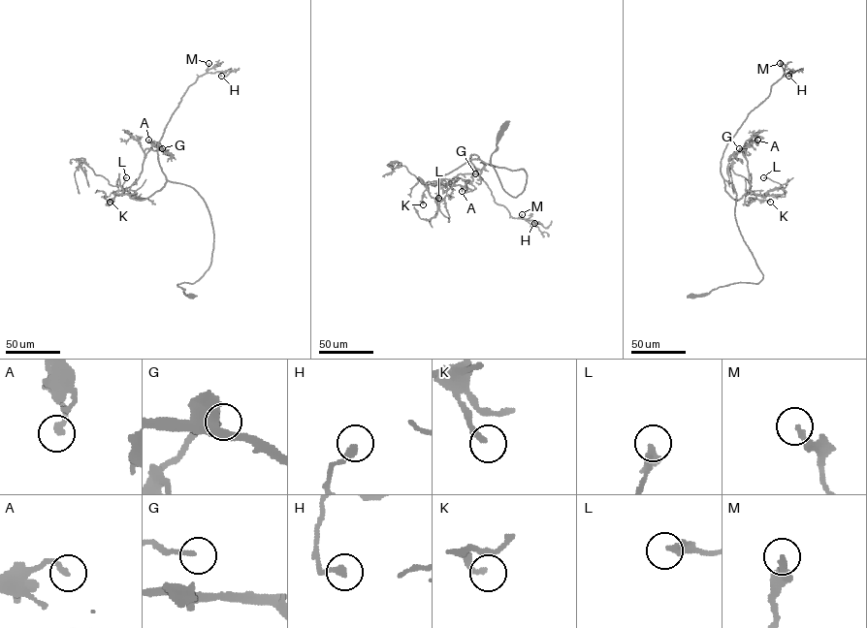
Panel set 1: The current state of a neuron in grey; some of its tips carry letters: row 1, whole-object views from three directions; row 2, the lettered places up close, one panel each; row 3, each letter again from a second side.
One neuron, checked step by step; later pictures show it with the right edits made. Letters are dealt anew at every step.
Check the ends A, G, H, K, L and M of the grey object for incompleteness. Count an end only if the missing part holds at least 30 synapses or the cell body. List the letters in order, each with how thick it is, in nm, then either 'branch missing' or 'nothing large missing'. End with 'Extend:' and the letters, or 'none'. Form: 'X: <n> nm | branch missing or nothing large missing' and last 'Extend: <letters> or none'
A: 240 nm | nothing large missing
G: 170 nm | nothing large missing
H: 280 nm | nothing large missing
K: 200 nm | nothing large missing
L: 360 nm | nothing large missing
M: 240 nm | nothing large missing
Extend: none

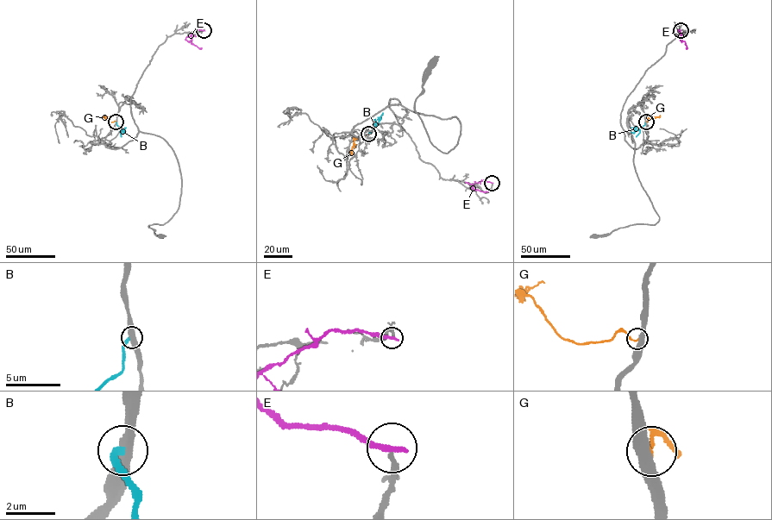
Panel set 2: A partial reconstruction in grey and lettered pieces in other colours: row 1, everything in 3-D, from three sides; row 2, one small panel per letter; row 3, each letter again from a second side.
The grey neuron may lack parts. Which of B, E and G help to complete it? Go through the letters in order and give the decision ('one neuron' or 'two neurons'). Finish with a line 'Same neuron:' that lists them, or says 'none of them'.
B: two neurons
E: two neurons
G: two neurons
Same neuron: none of them

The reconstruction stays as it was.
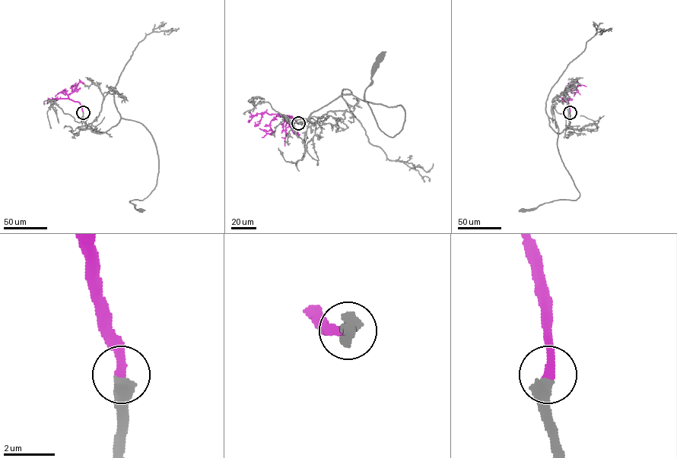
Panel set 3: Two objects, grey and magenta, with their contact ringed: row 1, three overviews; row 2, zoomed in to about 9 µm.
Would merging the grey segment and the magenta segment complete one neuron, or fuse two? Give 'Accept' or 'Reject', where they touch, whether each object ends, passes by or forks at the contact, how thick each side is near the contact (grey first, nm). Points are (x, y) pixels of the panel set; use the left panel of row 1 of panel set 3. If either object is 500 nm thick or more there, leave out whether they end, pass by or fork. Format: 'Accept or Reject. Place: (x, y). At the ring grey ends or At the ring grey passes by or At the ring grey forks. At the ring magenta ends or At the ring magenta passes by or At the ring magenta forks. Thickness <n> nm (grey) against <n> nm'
Accept. Place: (83, 112). Thickness 550 nm (grey) against 360 nm

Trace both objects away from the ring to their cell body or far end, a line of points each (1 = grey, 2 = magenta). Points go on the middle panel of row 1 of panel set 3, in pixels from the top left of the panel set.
1: (298, 123), (352, 93), (403, 108), (402, 127), (393, 137), (382, 131), (364, 99), (379, 58)
2: (298, 123), (290, 118), (278, 114), (270, 122), (272, 134), (259, 128)

